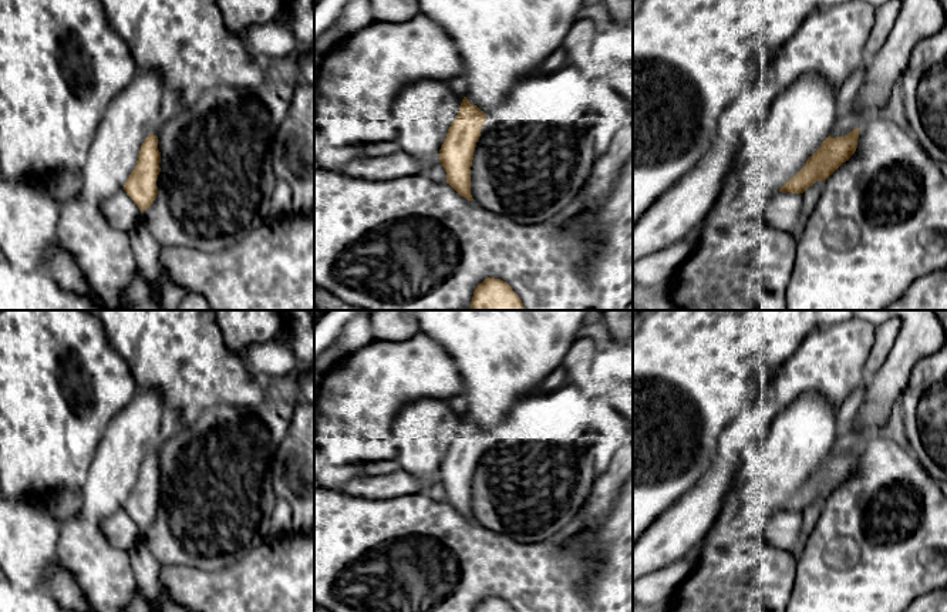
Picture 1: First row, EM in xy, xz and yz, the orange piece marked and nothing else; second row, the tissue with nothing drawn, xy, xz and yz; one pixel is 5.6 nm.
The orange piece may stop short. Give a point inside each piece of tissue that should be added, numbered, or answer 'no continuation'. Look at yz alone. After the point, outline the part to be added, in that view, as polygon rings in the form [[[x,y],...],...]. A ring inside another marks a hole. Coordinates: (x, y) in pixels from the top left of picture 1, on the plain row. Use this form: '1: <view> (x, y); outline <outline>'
1: yz (782, 531); outline [[[778,511],[764,527],[764,538],[772,548],[791,551],[796,547],[803,528],[802,512]]]

